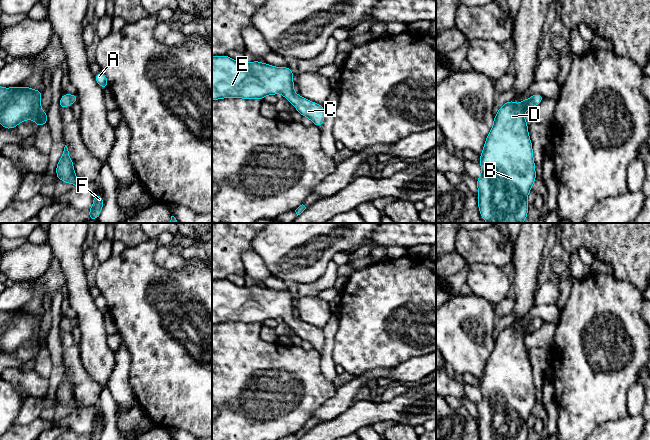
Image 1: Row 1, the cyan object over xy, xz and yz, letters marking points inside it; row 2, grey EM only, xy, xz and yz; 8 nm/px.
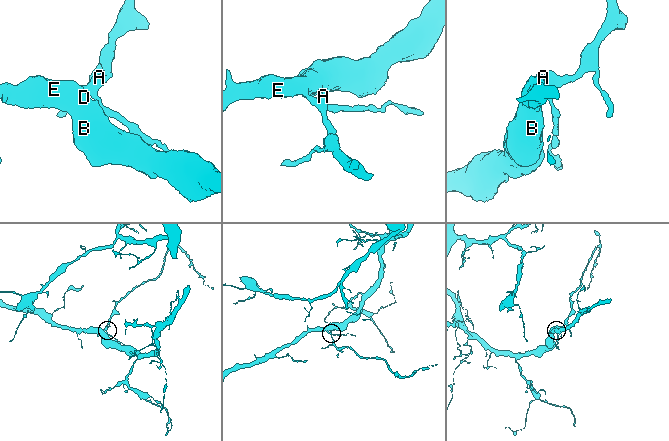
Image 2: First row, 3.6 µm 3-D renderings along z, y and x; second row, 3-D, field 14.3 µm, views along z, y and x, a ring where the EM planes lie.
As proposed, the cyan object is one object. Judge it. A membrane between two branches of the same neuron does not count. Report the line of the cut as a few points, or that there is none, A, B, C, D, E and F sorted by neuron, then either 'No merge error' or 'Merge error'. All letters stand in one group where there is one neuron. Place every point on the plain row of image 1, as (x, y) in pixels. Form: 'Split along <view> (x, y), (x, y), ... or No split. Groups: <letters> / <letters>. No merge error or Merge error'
No split. Groups: A B C D E F. No merge error

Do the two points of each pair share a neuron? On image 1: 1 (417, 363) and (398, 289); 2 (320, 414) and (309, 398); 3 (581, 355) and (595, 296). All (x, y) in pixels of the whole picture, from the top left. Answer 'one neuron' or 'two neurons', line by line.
1: two neurons
2: two neurons
3: one neuron

